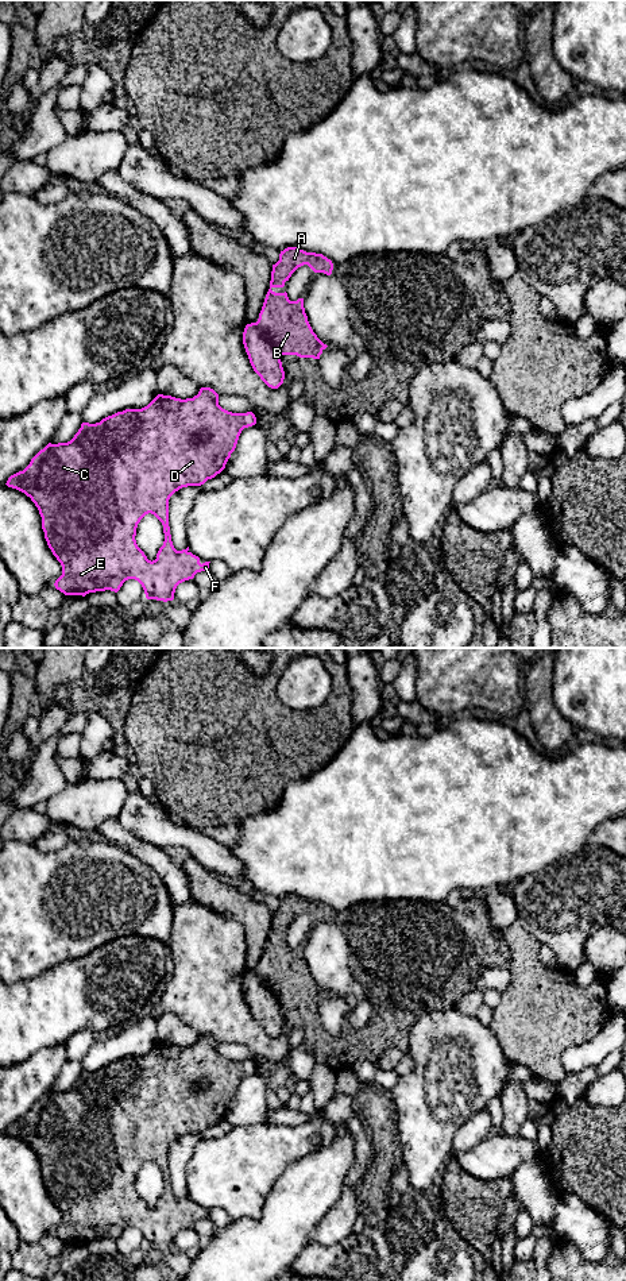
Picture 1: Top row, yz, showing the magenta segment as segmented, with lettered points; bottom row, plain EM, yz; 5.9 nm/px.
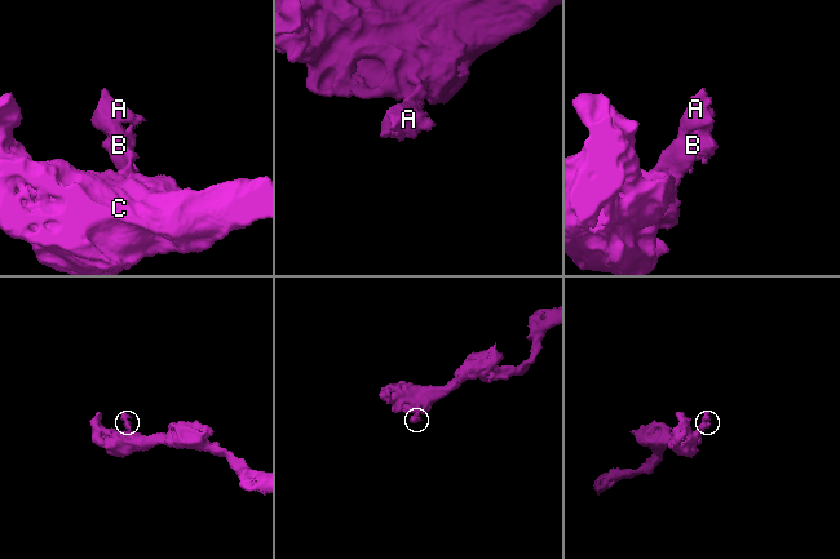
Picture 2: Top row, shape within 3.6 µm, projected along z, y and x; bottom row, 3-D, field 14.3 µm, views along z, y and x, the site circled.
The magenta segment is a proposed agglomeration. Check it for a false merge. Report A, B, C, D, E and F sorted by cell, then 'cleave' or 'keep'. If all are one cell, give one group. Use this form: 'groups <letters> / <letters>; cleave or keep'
groups A B / C D E F; cleave

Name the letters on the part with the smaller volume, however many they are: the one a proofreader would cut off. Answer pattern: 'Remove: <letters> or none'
Remove: A, B

